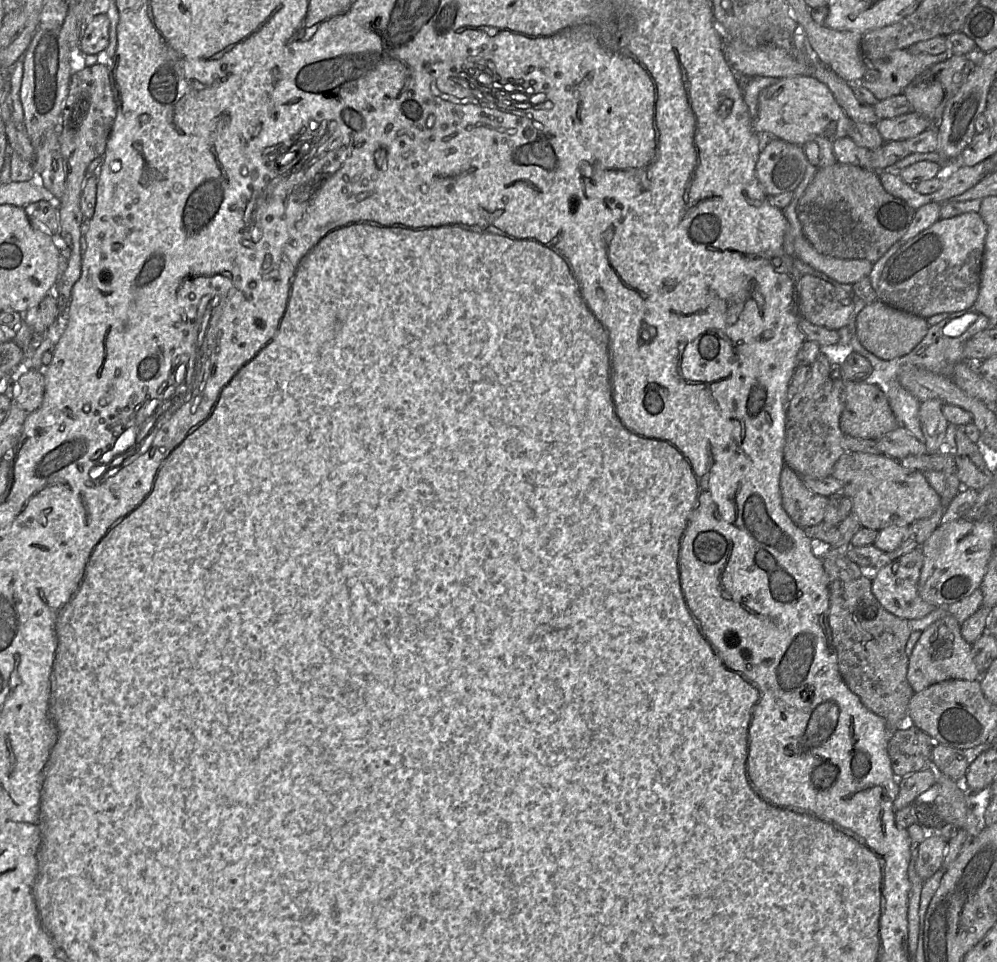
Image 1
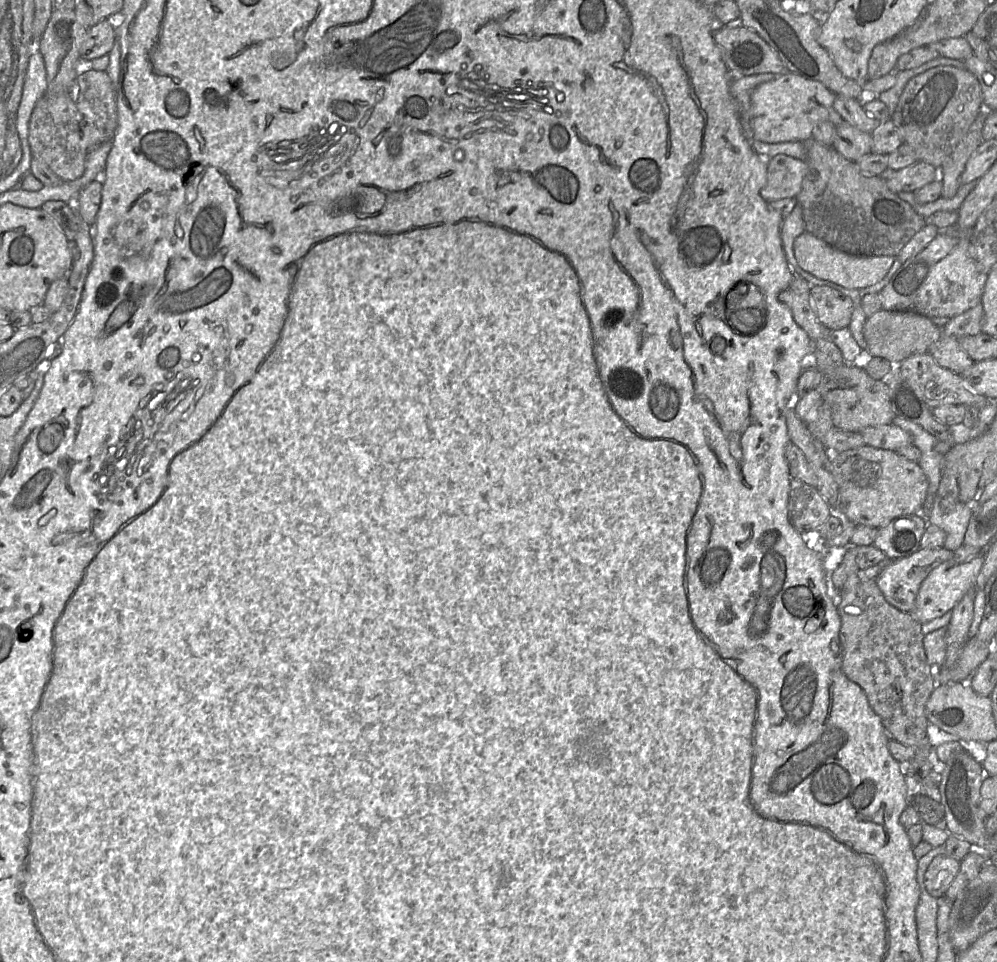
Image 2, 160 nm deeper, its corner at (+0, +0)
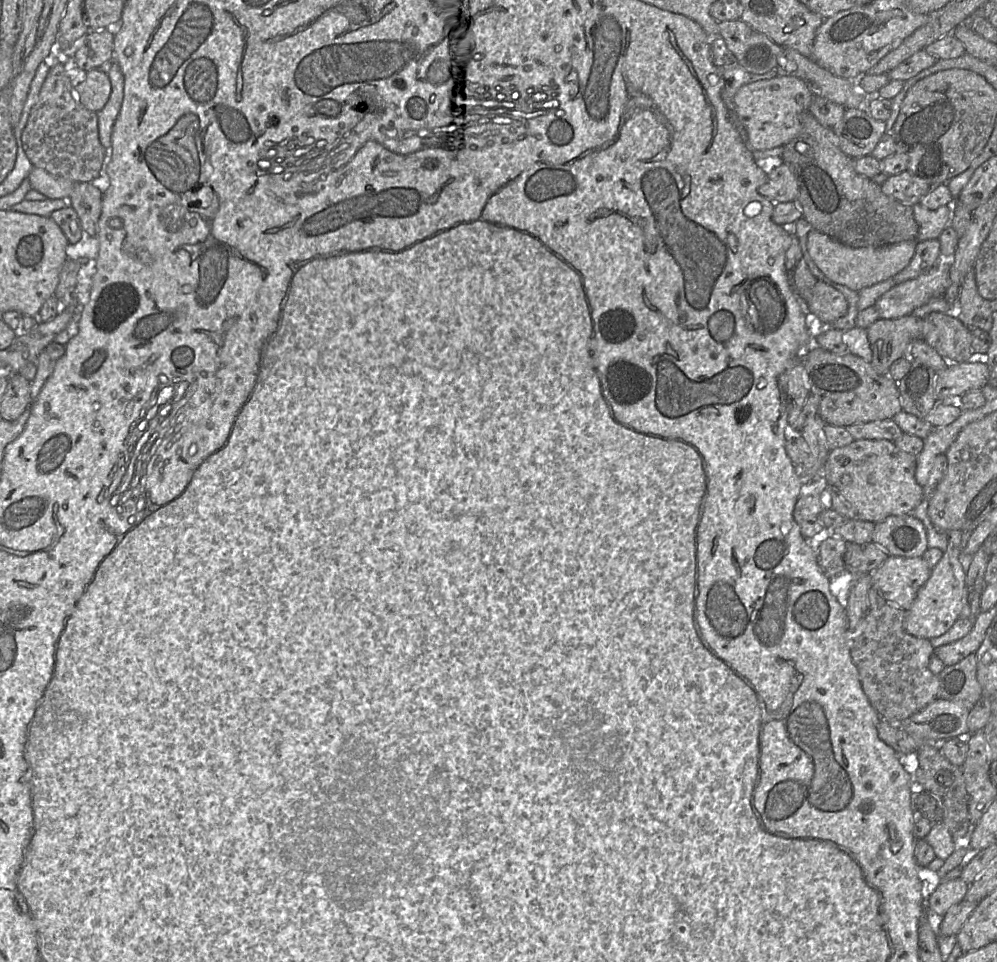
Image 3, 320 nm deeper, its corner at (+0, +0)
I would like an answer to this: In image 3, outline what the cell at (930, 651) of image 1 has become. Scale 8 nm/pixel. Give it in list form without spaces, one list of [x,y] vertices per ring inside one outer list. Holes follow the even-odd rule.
[[[889,556],[872,574],[872,585],[887,603],[907,611],[931,570],[923,557]]]

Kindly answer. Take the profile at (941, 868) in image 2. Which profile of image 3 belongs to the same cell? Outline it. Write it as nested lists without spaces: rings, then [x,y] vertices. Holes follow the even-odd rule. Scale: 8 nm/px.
[[[961,878],[940,882],[926,899],[926,908],[931,915],[943,917],[952,907],[964,900],[969,884]]]

